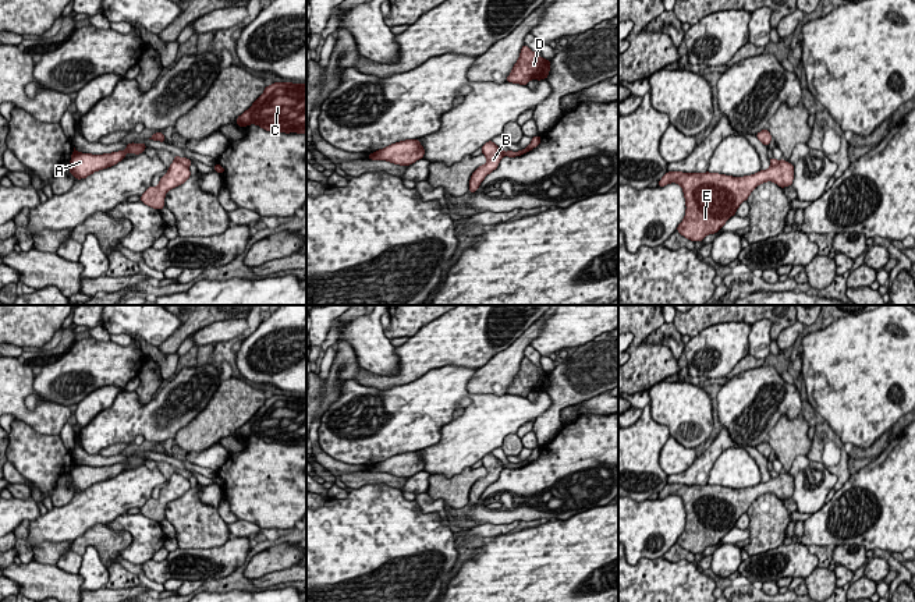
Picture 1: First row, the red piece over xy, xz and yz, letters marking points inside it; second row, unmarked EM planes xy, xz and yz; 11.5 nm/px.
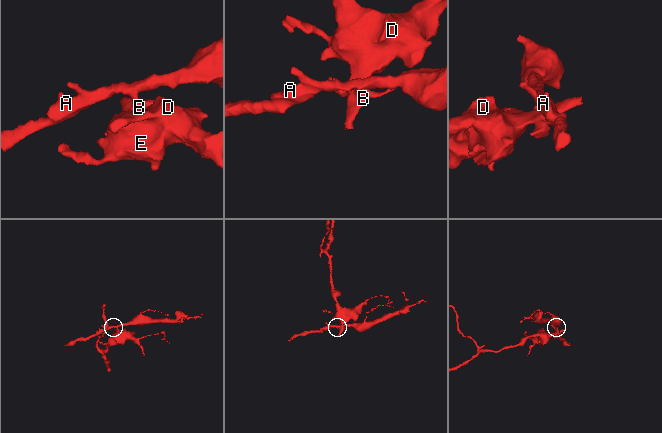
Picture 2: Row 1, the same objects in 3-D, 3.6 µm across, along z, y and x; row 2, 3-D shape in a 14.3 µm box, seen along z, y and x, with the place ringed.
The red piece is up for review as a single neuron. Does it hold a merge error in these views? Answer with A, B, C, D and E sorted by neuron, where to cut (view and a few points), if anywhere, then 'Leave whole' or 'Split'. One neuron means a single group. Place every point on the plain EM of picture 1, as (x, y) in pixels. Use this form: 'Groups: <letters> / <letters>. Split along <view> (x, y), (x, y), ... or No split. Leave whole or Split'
Groups: A C / B D E. Split along xz (499, 461), (503, 467). Split

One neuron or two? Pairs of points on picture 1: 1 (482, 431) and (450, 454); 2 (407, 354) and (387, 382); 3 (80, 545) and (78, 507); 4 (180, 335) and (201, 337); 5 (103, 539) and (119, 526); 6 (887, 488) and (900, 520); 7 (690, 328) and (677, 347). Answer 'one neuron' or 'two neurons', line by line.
1: one neuron
2: one neuron
3: two neurons
4: two neurons
5: two neurons
6: one neuron
7: two neurons

